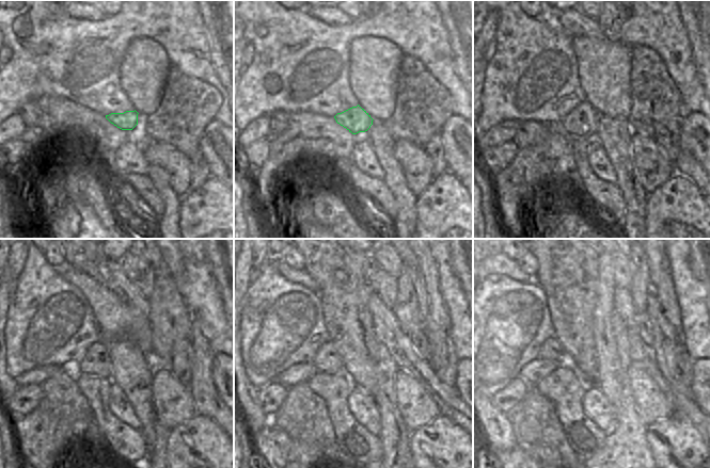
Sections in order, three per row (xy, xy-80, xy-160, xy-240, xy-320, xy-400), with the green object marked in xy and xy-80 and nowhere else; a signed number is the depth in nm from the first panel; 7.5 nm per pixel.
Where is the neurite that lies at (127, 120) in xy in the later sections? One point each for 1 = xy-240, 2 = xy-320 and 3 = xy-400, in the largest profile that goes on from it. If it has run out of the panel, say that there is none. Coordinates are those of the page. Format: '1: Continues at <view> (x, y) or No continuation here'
1: Continues at xy-240 (96, 361)
2: Continues at xy-320 (327, 359)
3: Continues at xy-400 (551, 351).

